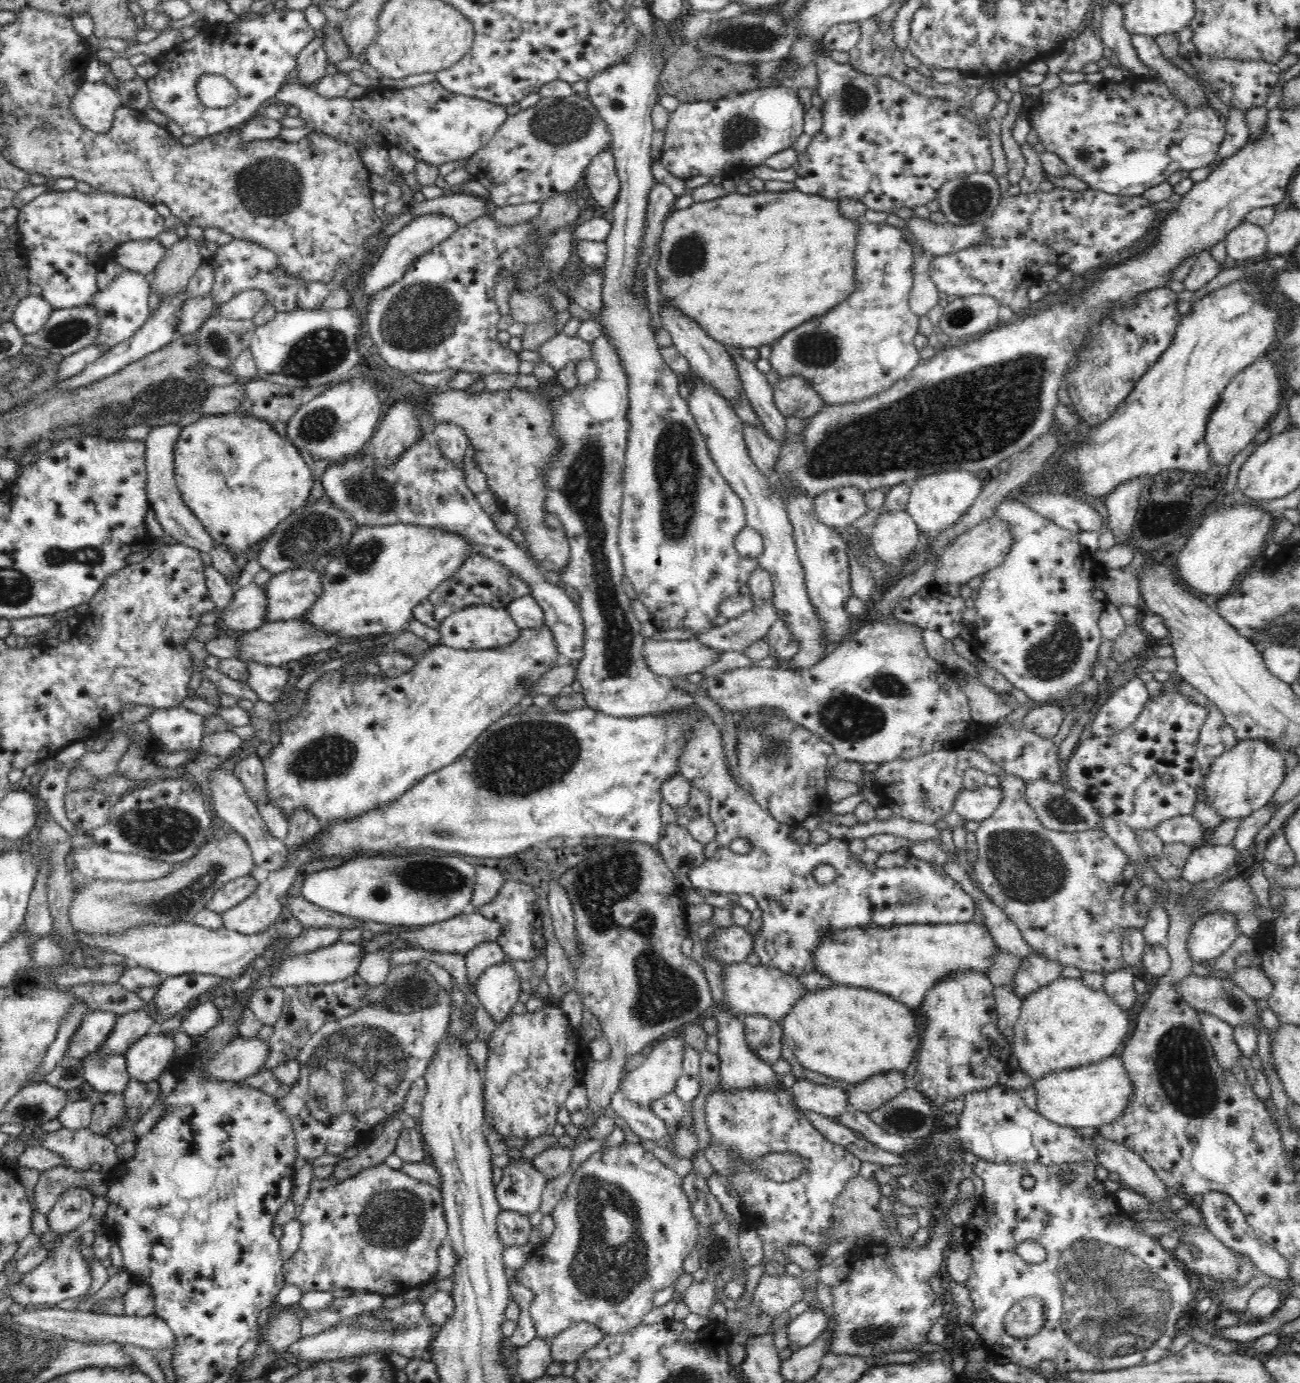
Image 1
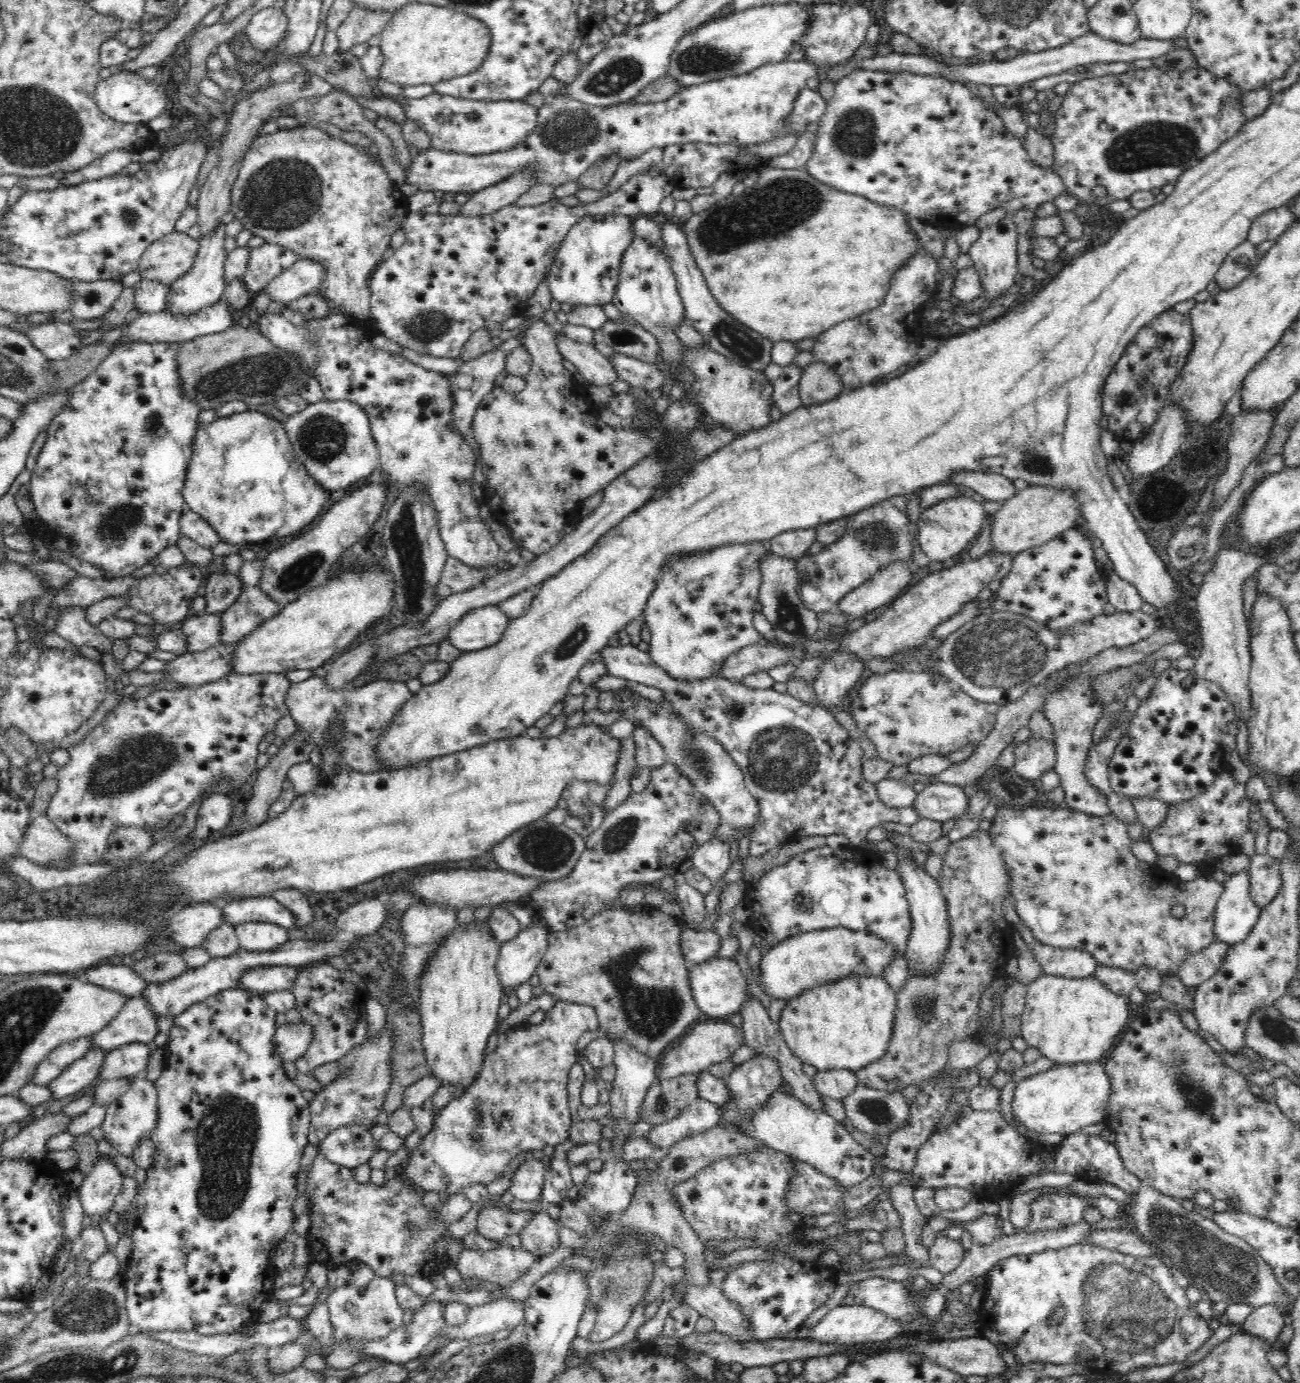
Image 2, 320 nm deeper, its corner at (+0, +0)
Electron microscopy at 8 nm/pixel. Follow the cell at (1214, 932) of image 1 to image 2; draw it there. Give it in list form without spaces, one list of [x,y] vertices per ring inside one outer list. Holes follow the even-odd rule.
[[[1241,871],[1230,875],[1214,914],[1214,938],[1231,945],[1246,940],[1258,922],[1261,908],[1250,897],[1250,873]]]

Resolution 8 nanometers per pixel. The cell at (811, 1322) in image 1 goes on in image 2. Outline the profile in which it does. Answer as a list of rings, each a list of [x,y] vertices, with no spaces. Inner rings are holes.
[[[838,1305],[825,1315],[825,1317],[812,1328],[808,1328],[808,1339],[820,1343],[836,1343],[841,1345],[855,1345],[868,1342],[884,1342],[899,1336],[904,1326],[898,1320],[888,1317],[886,1313],[864,1305]]]

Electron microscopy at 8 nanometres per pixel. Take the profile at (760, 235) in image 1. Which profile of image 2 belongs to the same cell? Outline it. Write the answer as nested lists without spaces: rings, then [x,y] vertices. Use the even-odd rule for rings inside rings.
[[[766,167],[760,172],[758,181],[752,187],[746,187],[742,194],[730,194],[726,198],[718,197],[718,200],[708,210],[700,214],[692,213],[682,226],[682,231],[686,233],[690,253],[694,256],[698,270],[702,271],[710,293],[714,295],[714,299],[718,301],[722,309],[726,310],[726,313],[734,316],[748,328],[748,331],[756,331],[773,343],[780,340],[790,340],[795,343],[804,338],[818,337],[822,332],[840,324],[842,320],[860,317],[874,311],[882,304],[890,288],[890,280],[894,272],[898,272],[898,268],[902,268],[902,264],[906,264],[906,260],[910,260],[910,256],[914,256],[914,252],[923,245],[923,241],[910,229],[908,220],[906,213],[900,209],[878,205],[860,195],[837,191],[815,180],[814,176],[801,169]]]

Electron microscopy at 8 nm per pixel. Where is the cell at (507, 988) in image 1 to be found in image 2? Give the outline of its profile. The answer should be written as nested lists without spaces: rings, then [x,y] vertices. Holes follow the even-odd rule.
[[[533,922],[521,930],[514,940],[500,944],[496,971],[504,992],[506,989],[515,991],[516,987],[534,976],[548,948],[550,931],[542,922]]]

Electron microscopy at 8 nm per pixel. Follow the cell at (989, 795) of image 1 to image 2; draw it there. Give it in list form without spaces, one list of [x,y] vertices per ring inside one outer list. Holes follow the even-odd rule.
[[[940,782],[928,784],[919,792],[913,806],[921,818],[946,822],[964,818],[970,802],[963,787]]]

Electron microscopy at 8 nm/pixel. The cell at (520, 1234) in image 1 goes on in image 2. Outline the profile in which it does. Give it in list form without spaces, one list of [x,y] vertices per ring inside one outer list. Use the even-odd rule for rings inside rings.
[[[546,1212],[535,1213],[526,1228],[518,1234],[521,1246],[530,1251],[537,1258],[550,1256],[560,1245],[558,1228],[560,1222],[556,1221]]]

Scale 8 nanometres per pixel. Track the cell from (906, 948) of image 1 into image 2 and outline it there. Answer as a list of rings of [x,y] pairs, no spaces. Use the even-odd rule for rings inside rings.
[[[836,927],[800,933],[775,944],[759,964],[763,992],[777,1000],[790,1001],[824,983],[850,975],[882,976],[896,959],[894,947],[877,936]]]

